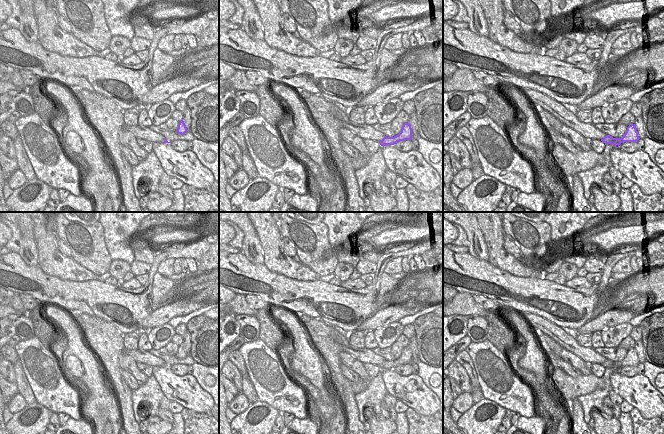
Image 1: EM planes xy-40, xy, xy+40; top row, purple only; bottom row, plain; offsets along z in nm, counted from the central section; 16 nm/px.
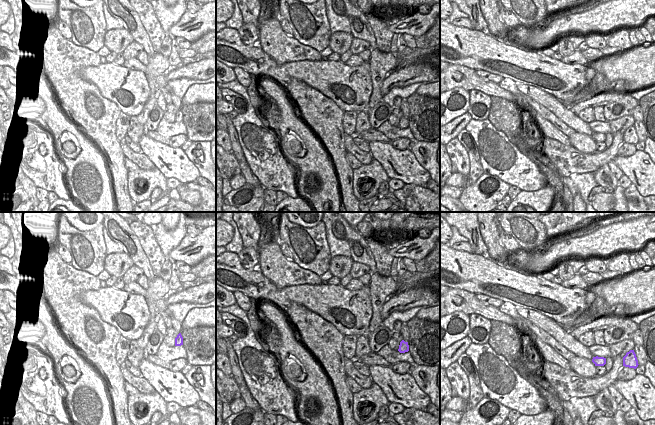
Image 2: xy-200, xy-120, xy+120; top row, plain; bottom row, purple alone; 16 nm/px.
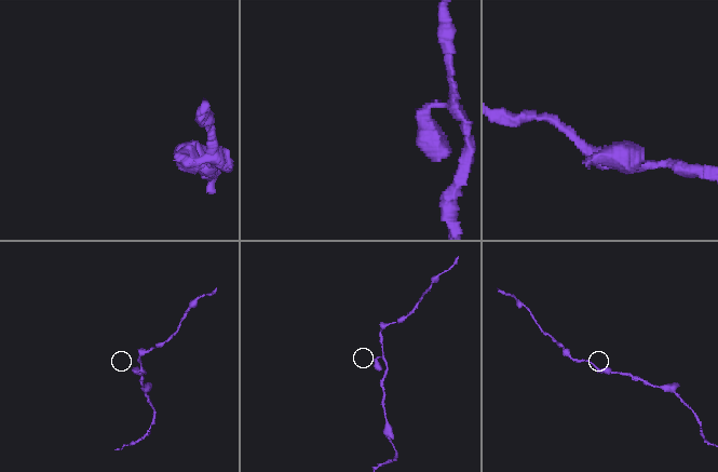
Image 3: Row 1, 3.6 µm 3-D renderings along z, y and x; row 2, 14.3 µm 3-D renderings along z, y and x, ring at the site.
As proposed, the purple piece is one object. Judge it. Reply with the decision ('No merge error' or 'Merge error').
No merge error.

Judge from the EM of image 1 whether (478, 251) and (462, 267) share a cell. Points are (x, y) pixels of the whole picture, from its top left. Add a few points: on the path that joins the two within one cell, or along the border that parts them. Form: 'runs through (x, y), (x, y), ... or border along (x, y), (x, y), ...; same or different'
border along (468, 252), (476, 258), (487, 261); different

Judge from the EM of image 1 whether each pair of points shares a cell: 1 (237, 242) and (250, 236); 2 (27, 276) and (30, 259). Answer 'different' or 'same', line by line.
1: different
2: different

